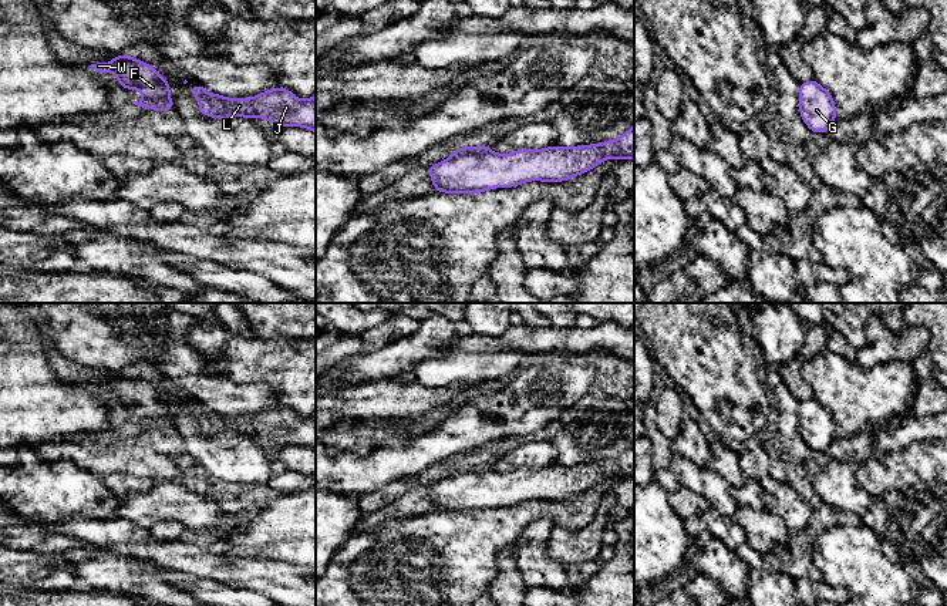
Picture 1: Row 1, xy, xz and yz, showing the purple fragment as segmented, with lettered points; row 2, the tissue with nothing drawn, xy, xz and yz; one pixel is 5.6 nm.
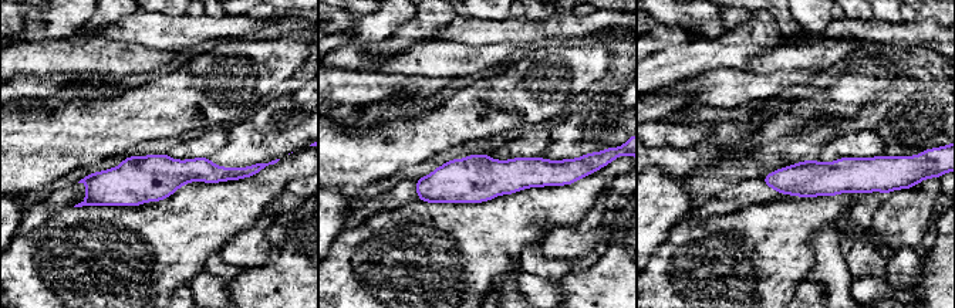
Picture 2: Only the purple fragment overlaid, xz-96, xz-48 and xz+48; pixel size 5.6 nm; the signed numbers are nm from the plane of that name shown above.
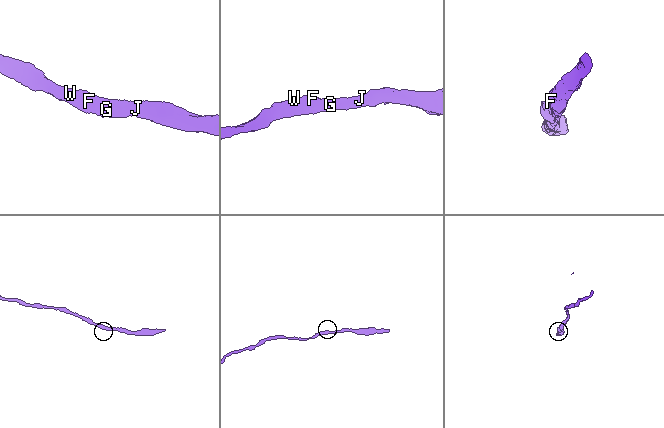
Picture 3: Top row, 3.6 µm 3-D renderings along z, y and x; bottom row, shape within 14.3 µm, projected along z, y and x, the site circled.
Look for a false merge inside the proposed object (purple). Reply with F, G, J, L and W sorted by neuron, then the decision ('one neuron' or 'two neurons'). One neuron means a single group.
F G J L W; one neuron

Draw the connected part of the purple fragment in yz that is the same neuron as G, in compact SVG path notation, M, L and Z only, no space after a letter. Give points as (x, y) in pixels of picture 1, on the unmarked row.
M815 398L799 404L799 430L812 451L828 452L836 435L836 425L828 408Z

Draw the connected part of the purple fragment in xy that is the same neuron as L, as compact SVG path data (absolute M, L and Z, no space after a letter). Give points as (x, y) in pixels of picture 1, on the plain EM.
M195 404L191 413L199 421L199 430L216 438L230 435L260 435L272 444L303 445L316 452L316 415L297 418L286 407L272 407L253 417L225 417L216 411L208 413L203 404Z

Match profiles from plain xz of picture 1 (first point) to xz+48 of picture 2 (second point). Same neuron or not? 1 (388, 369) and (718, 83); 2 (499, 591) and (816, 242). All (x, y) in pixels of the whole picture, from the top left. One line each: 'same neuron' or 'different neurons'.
1: different neurons
2: same neuron

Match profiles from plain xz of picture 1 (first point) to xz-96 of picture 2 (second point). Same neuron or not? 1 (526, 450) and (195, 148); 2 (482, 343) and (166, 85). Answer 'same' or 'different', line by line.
1: same
2: different

